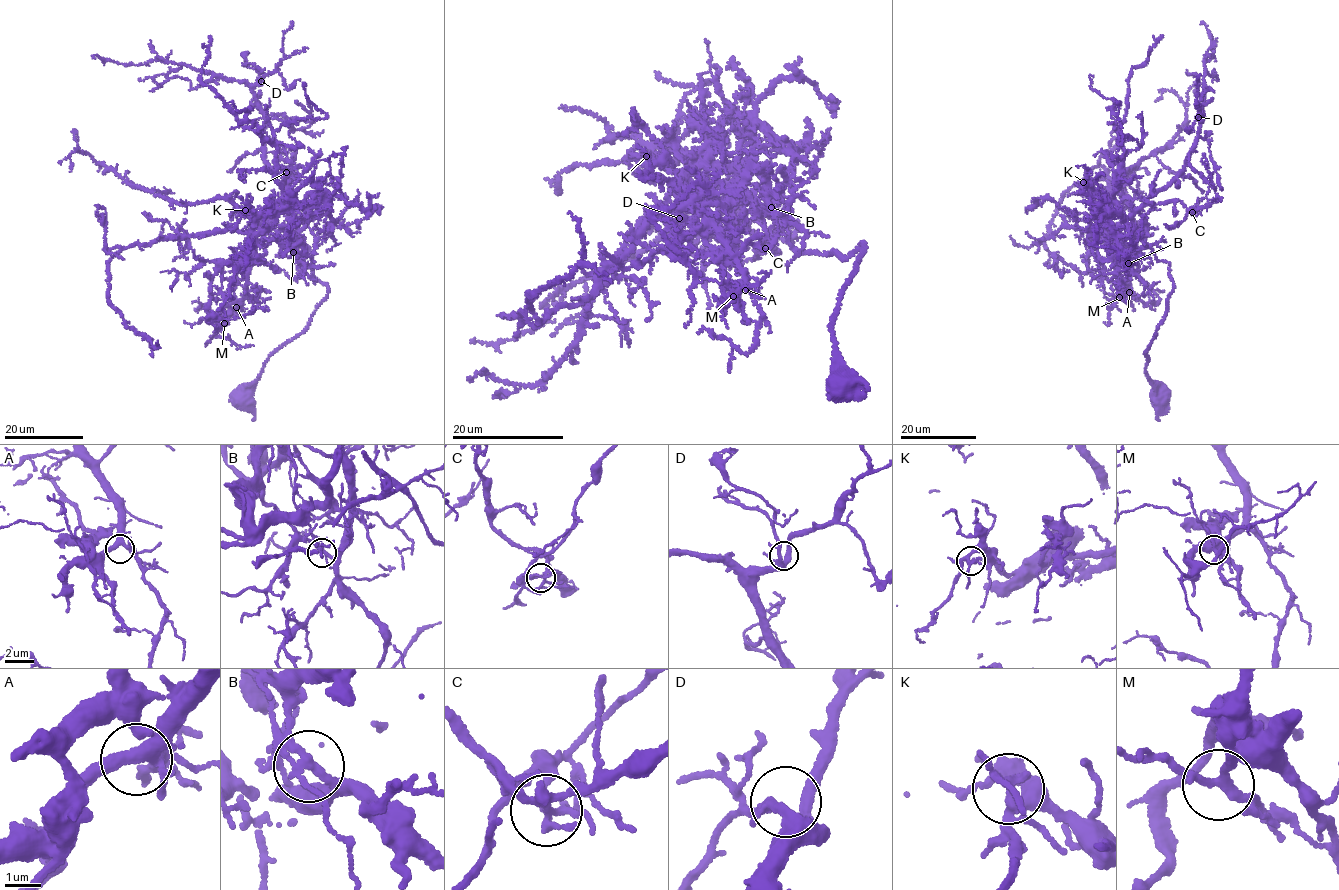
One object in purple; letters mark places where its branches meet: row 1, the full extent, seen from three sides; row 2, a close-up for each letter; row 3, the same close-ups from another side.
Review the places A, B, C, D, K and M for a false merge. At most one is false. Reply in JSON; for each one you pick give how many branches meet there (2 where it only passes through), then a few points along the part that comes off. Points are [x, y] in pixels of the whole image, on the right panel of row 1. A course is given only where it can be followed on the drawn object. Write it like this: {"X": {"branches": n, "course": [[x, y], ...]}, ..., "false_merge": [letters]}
{"C": {"branches": 5, "course": [[1192, 212], [1188, 210], [1183, 220], [1170, 229], [1163, 223]]}, "false_merge": ["C"]}

